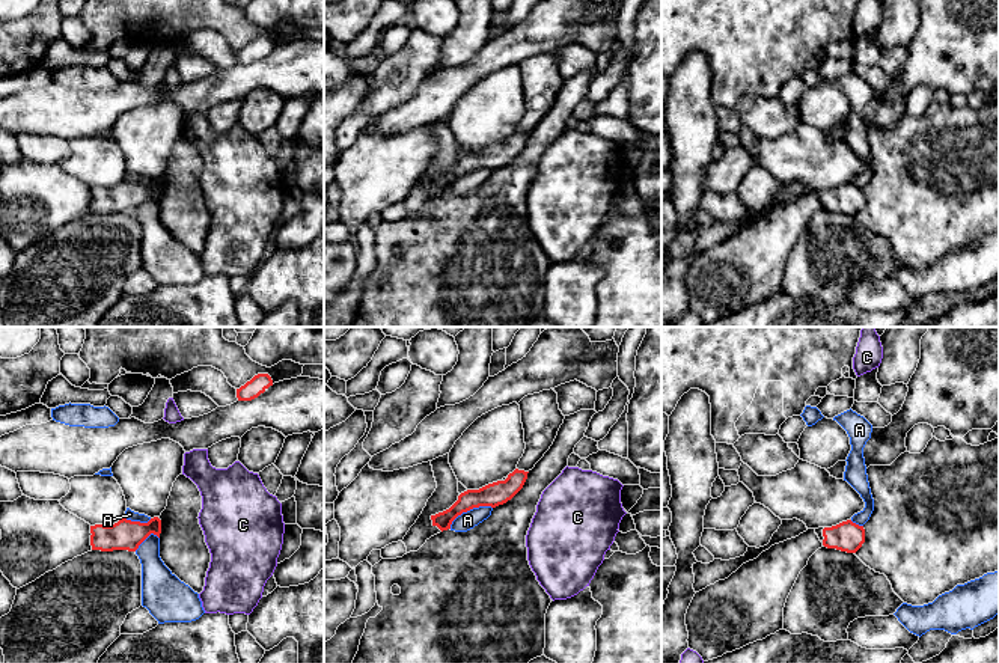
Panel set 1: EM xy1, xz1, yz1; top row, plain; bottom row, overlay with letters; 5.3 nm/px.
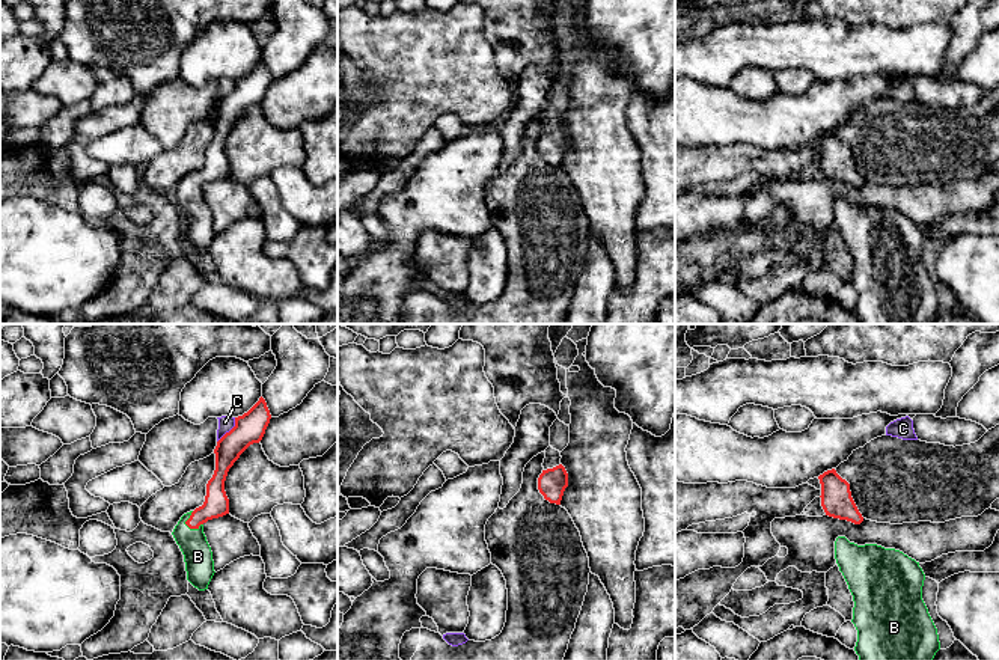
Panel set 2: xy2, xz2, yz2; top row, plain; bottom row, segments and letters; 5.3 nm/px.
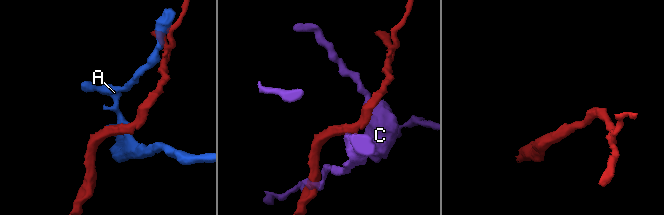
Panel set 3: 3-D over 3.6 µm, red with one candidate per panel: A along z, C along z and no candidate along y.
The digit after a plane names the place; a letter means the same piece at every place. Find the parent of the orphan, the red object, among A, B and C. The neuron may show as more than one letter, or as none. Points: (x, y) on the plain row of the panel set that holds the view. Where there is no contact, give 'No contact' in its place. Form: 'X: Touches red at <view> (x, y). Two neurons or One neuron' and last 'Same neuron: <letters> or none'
A: Touches red at xz1 (469, 172). Two neurons
B: Touches red at xy2 (186, 186). One neuron
C: Touches red at xy2 (231, 92). Two neurons
Same neuron: B

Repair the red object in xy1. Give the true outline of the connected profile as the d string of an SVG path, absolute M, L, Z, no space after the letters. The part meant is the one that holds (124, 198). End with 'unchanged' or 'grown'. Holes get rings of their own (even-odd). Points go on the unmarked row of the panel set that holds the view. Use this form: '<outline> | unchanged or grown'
M127 181L119 182L112 188L95 187L90 188L90 208L92 212L113 214L128 212L136 214L139 208L151 197L160 200L161 182L151 181L148 185L131 184Z | unchanged

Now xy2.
M262 59L247 75L235 80L235 89L217 104L214 112L215 133L206 146L203 167L184 176L172 194L184 217L187 243L199 253L208 252L215 235L203 187L229 176L229 161L225 154L228 134L250 107L262 102L270 81L271 77Z | grown

